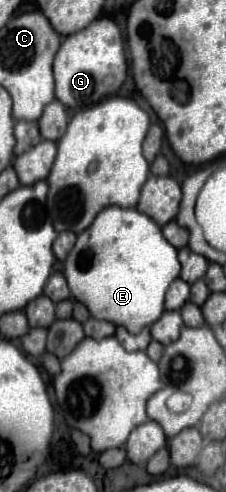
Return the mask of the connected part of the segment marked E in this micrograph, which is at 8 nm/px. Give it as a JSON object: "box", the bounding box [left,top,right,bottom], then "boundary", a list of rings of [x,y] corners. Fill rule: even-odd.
{"box":[64,206,180,334],"boundary":[[[106,206],[94,222],[78,236],[74,248],[64,260],[64,276],[72,296],[82,302],[90,314],[98,320],[108,320],[116,326],[124,326],[130,334],[138,334],[142,326],[154,324],[164,312],[164,294],[168,286],[178,278],[180,262],[176,258],[176,248],[170,246],[160,226],[150,220],[146,214],[134,208]]]}

